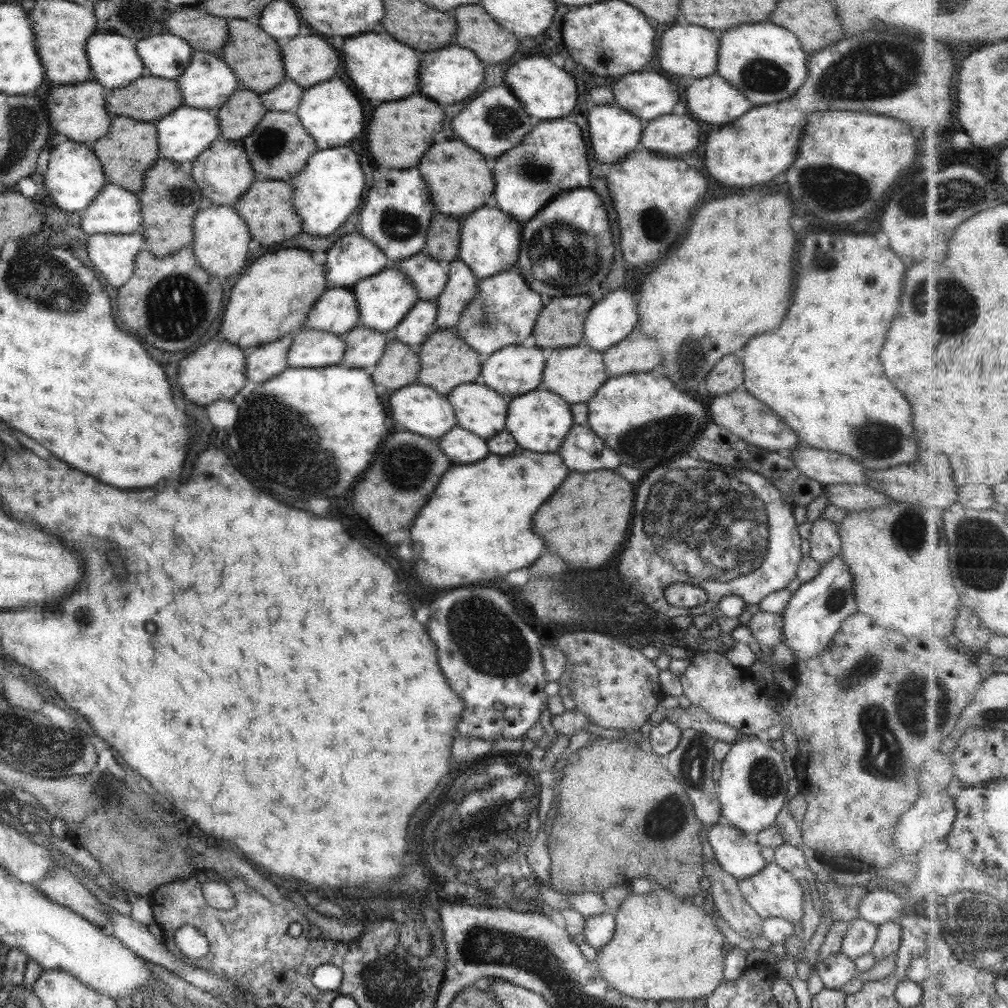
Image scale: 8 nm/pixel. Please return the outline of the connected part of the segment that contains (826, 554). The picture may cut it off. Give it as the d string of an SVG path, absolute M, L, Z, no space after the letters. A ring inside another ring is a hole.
M820 517L813 521L808 544L809 556L817 564L825 564L828 560L837 556L840 551L840 538L836 524Z

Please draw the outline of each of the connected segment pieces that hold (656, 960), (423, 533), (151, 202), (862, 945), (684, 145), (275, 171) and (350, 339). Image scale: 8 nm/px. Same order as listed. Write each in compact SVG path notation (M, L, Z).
M656 886L655 891L634 895L629 892L613 912L614 931L610 939L596 950L594 966L607 984L617 993L641 1001L697 1000L707 998L722 979L724 940L712 921L698 904L685 905L682 898L673 895L666 887Z
M516 446L507 456L489 453L474 463L449 466L409 527L410 547L415 552L413 574L419 576L415 580L425 588L451 590L455 586L489 582L511 570L533 564L539 558L543 544L531 534L531 516L569 472L559 458L556 452L531 452Z
M158 158L151 168L143 172L141 190L136 194L136 199L140 214L139 233L153 257L171 256L191 243L192 218L196 210L204 205L204 200L186 166Z
M861 917L848 920L847 932L840 942L840 952L853 960L870 952L876 939L876 925Z
M656 116L644 122L639 145L665 154L685 154L697 144L697 124L685 116Z
M265 111L249 135L239 140L254 172L269 180L285 181L300 171L305 161L317 150L313 139L299 124L293 112Z
M358 322L345 335L344 351L339 365L344 368L372 369L385 346L385 335L370 328L365 328Z

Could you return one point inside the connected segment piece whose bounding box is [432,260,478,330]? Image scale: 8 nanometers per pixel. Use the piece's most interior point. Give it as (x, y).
(460, 286)

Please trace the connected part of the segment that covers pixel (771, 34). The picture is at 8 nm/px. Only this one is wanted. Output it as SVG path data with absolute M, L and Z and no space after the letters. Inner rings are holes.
M771 21L745 23L726 28L718 34L716 73L752 106L787 100L807 76L806 53L792 32Z

